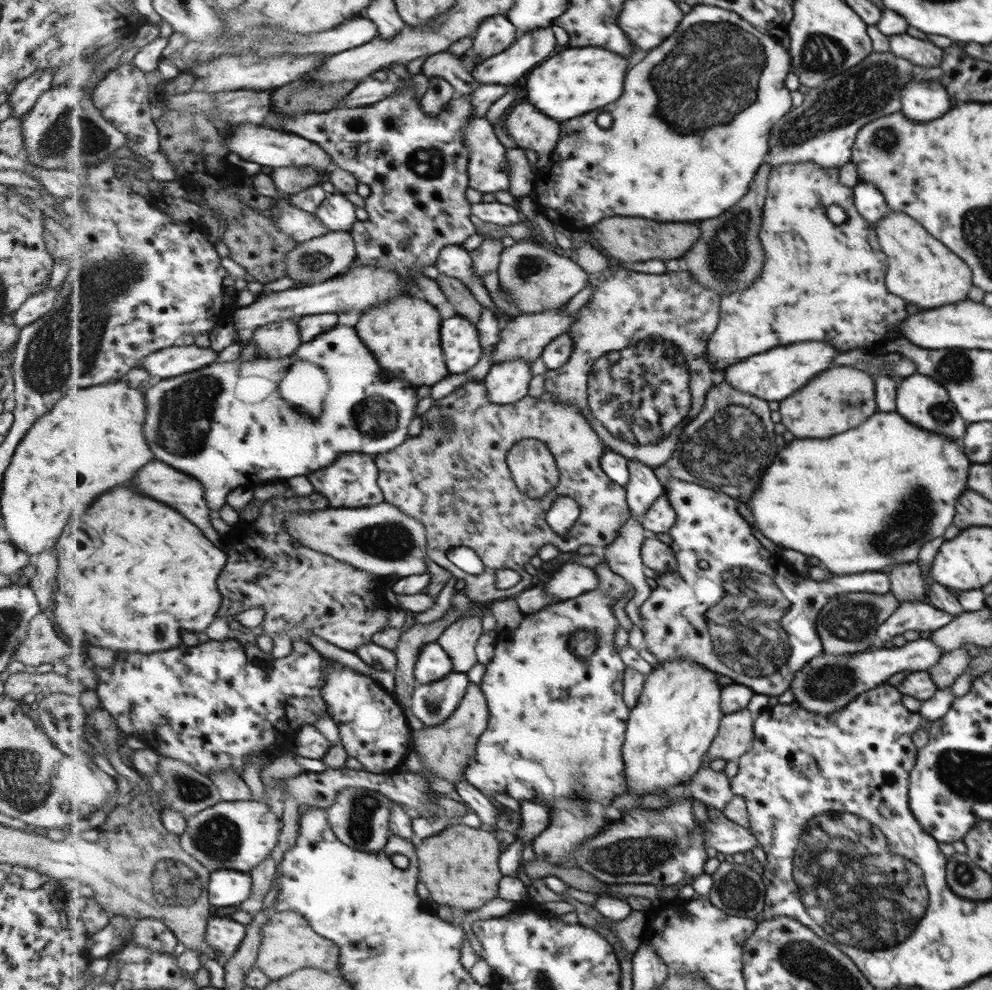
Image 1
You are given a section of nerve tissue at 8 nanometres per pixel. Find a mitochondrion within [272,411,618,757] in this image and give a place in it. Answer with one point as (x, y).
(388, 541)

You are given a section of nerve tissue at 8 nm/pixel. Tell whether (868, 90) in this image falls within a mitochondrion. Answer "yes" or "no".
yes

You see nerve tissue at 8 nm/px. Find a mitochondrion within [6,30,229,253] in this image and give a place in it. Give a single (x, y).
(88, 138)

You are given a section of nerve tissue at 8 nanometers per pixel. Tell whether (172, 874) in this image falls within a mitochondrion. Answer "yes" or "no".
yes

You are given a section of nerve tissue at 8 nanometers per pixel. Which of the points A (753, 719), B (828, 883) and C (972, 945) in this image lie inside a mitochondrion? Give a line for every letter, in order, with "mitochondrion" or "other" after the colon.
A: other
B: mitochondrion
C: other

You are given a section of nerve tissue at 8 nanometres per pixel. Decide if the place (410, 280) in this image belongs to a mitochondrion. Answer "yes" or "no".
no

